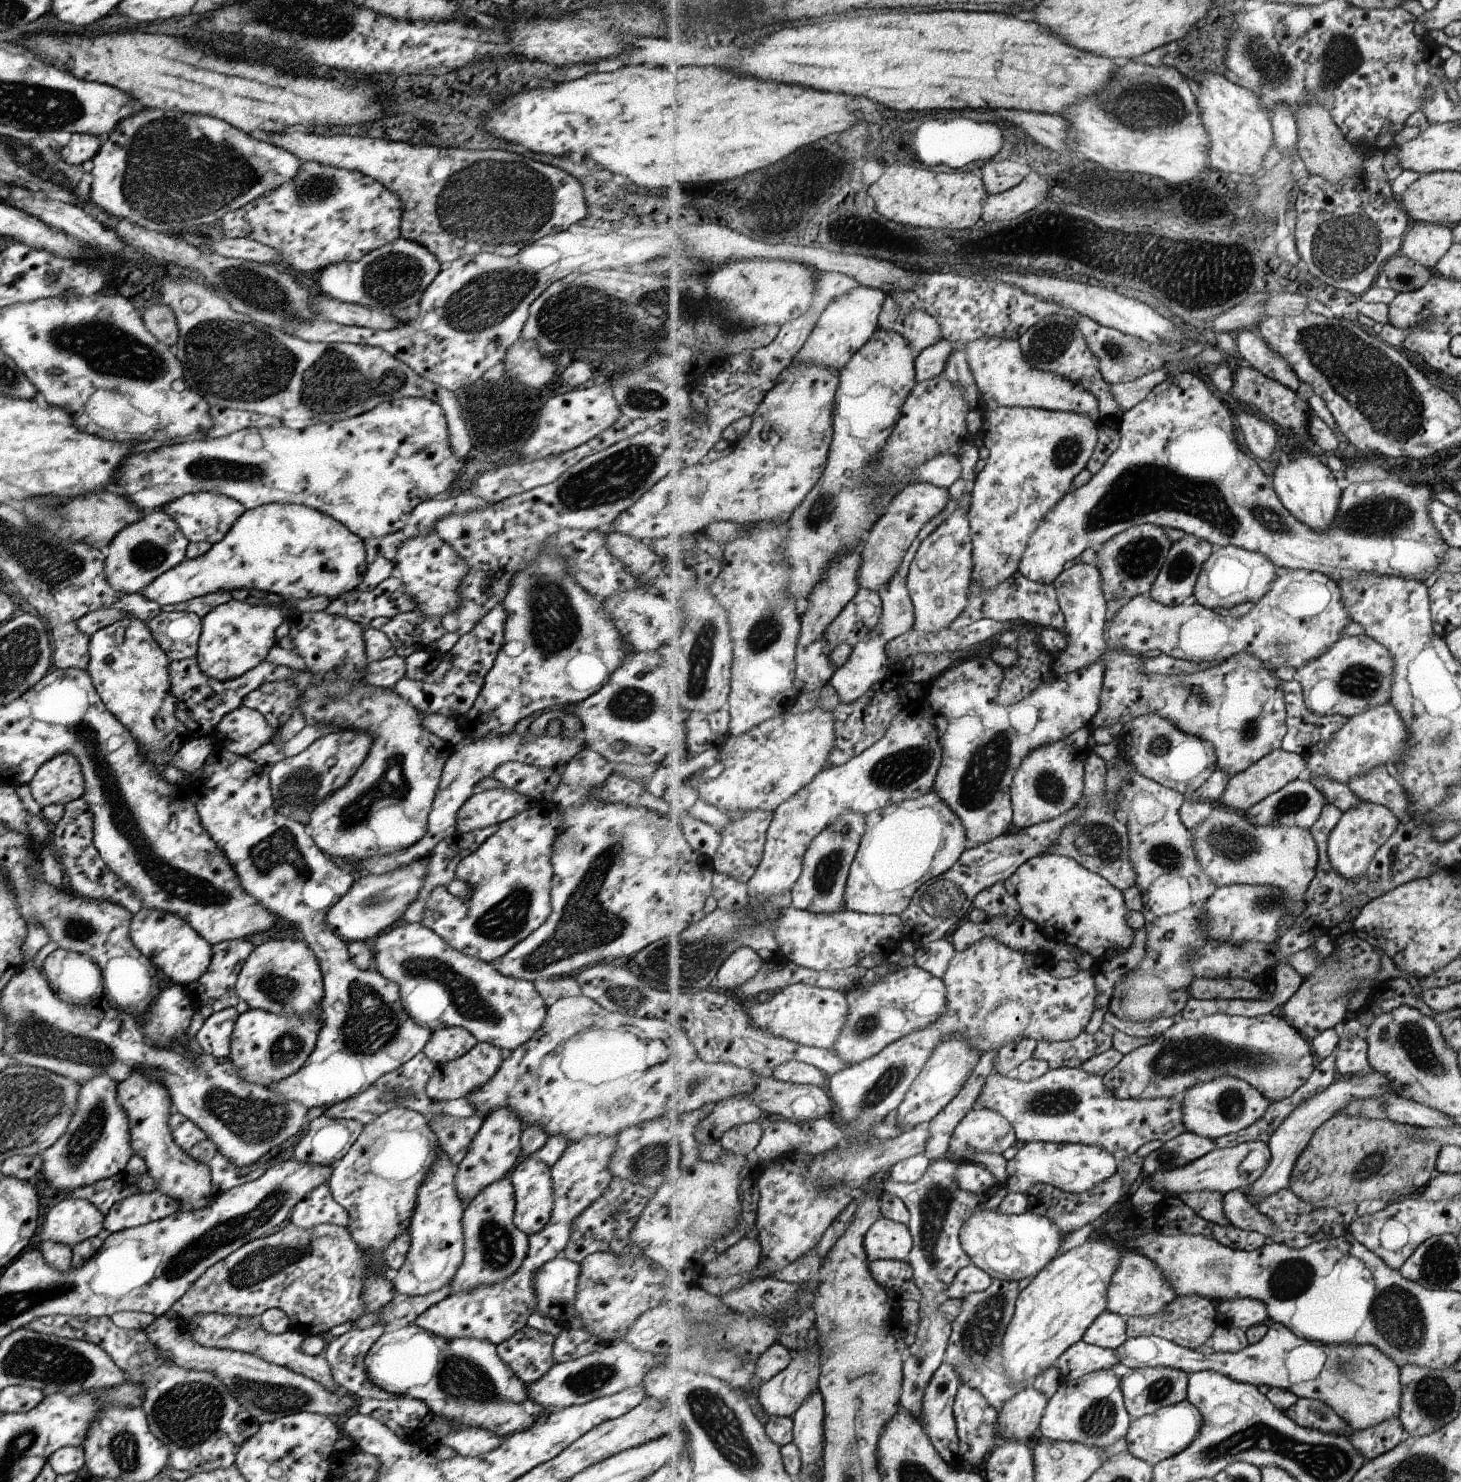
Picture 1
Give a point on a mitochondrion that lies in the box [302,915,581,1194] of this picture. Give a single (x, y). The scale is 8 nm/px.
(464, 996)

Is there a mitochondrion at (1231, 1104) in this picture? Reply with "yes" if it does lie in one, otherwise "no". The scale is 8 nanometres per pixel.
yes

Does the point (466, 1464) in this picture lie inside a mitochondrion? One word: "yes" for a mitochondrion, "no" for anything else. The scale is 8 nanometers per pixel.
no

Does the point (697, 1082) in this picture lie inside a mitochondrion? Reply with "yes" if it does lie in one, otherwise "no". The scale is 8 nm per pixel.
yes

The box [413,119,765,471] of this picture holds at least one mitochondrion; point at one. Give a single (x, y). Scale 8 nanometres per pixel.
(509, 205)

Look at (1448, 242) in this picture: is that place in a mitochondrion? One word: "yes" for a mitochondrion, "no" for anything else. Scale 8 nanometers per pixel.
no

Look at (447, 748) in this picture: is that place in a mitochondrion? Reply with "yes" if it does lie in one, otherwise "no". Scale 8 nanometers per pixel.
no

